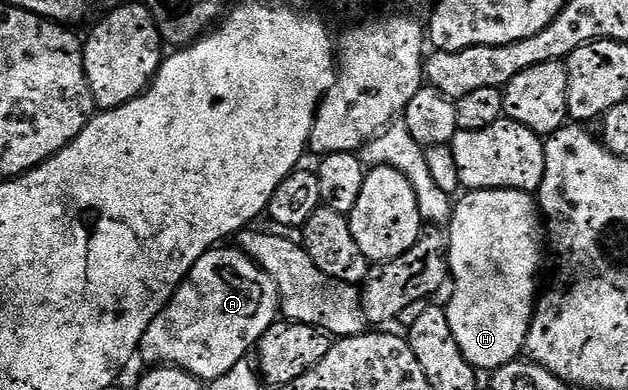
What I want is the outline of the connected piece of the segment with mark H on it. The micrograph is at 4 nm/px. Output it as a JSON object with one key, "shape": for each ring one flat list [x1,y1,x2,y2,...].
{"shape":[[474,189,466,191,452,205,447,235,451,288,453,284,453,297,447,303,451,334,455,334,459,350,463,350,464,357,473,368,481,372,492,372,512,363,525,346,529,323,533,320,533,309,539,299,537,271,541,268,543,217,536,199,528,192]]}

